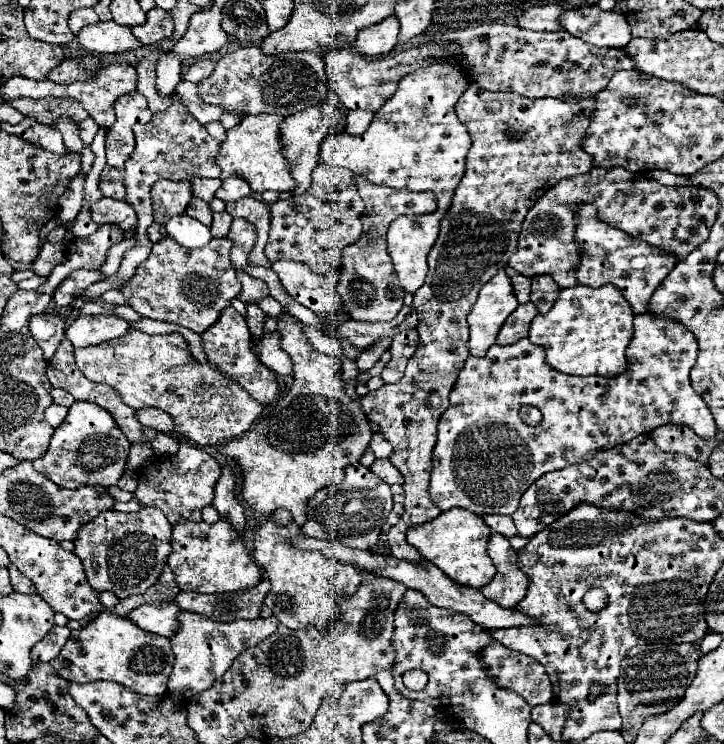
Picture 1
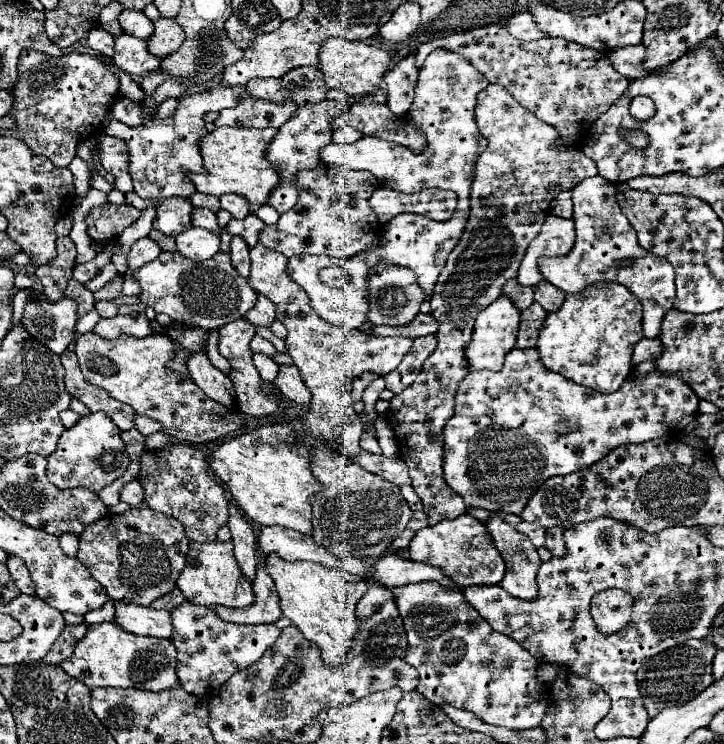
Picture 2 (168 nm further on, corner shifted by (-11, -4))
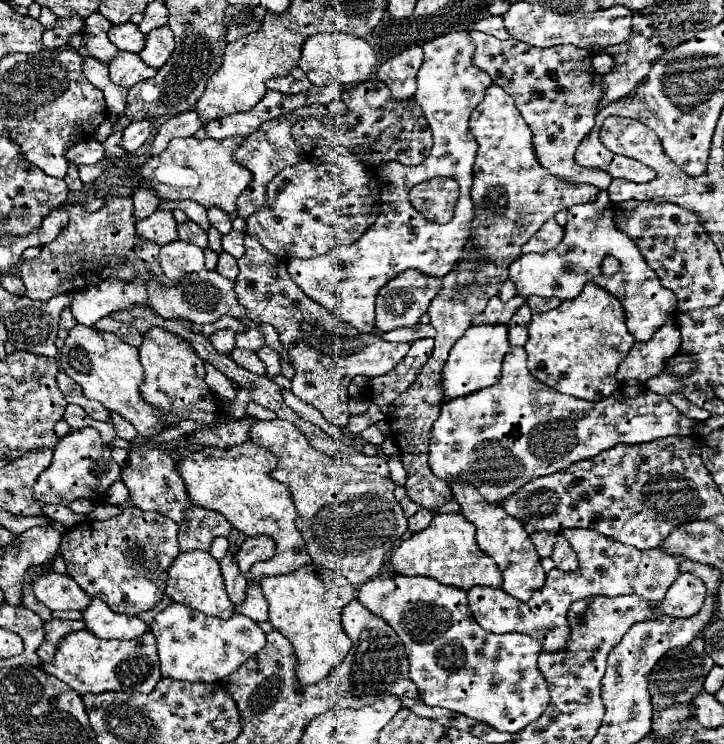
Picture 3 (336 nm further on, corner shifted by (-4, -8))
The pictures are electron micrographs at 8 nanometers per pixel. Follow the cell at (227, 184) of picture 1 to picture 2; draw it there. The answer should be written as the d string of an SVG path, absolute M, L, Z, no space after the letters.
M223 194L219 200L221 200L221 208L227 210L231 214L231 218L235 218L235 220L241 220L243 216L249 214L249 202L243 196Z

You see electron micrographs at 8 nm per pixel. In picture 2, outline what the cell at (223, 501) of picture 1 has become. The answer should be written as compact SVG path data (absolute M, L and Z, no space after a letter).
M235 504L229 506L229 522L227 522L231 536L233 536L233 554L235 560L241 568L241 574L253 582L255 580L255 552L257 552L257 542L255 542L255 534L251 530L251 524L247 522L247 518L239 512L239 508Z

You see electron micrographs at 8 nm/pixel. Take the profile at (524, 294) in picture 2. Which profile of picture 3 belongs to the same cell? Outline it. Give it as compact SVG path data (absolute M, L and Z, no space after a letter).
M500 296L490 298L486 310L478 316L474 316L474 324L486 324L486 322L498 322L498 324L508 324L514 312L524 304L526 300L522 296L516 296L508 302L502 302Z

